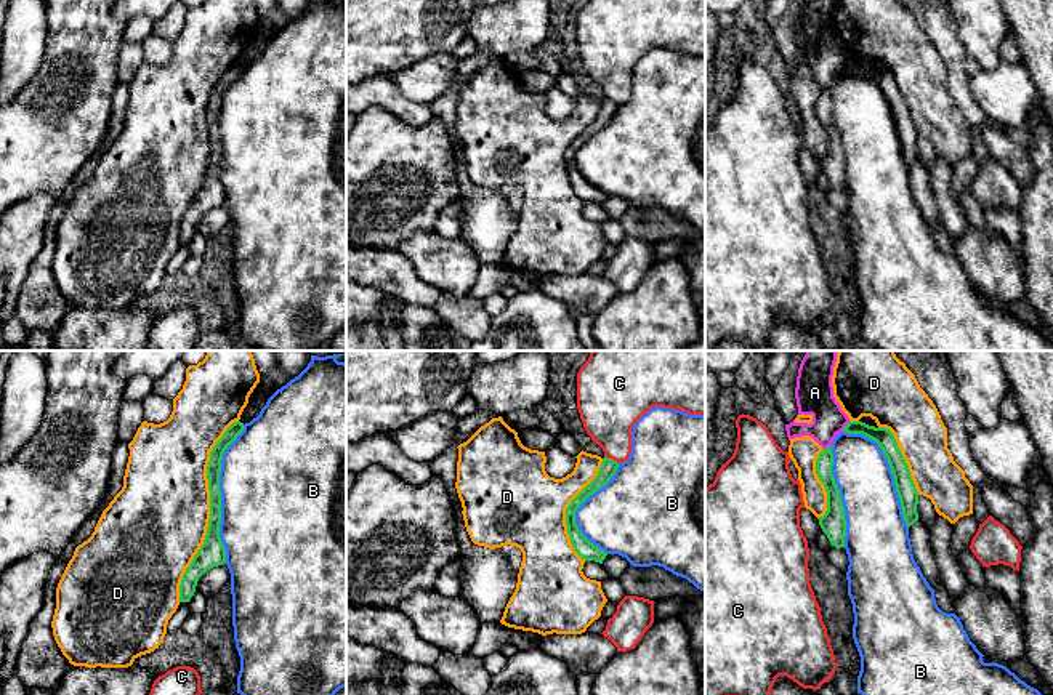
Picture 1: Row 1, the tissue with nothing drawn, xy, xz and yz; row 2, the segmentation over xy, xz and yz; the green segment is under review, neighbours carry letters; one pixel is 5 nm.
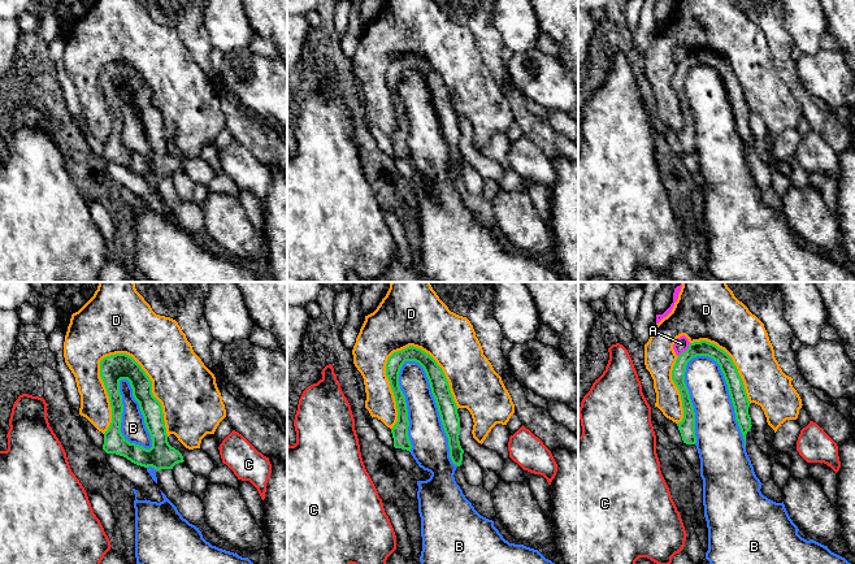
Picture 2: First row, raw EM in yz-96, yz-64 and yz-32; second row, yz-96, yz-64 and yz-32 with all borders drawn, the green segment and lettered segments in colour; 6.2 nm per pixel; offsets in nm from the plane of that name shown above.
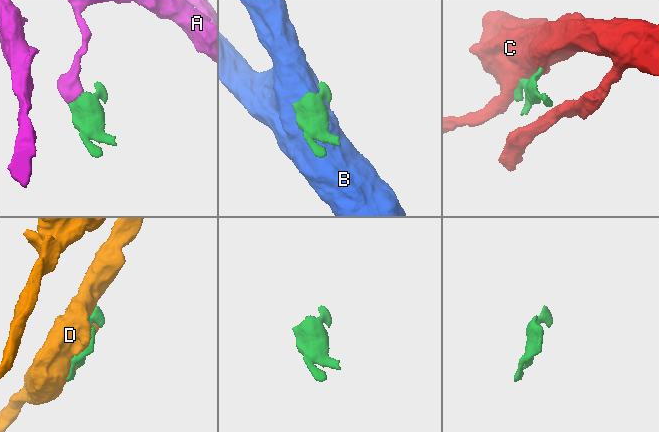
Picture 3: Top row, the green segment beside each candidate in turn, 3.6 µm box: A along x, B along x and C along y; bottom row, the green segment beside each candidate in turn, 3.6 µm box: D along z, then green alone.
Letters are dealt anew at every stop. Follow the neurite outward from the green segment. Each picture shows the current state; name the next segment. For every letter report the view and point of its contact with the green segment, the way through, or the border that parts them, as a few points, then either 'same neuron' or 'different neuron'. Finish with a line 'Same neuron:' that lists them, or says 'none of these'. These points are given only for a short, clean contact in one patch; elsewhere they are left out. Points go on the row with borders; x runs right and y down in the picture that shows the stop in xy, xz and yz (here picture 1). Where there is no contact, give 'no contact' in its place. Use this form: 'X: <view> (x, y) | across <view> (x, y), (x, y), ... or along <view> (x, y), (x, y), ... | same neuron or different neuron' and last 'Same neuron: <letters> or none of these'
A: yz (845, 426) | along yz (850, 421), (842, 429) | different neuron
B: xy (220, 494) | different neuron
C: xz (609, 458) | along xz (605, 455), (617, 463) | different neuron
D: xy (210, 510) | different neuron
Same neuron: none of these

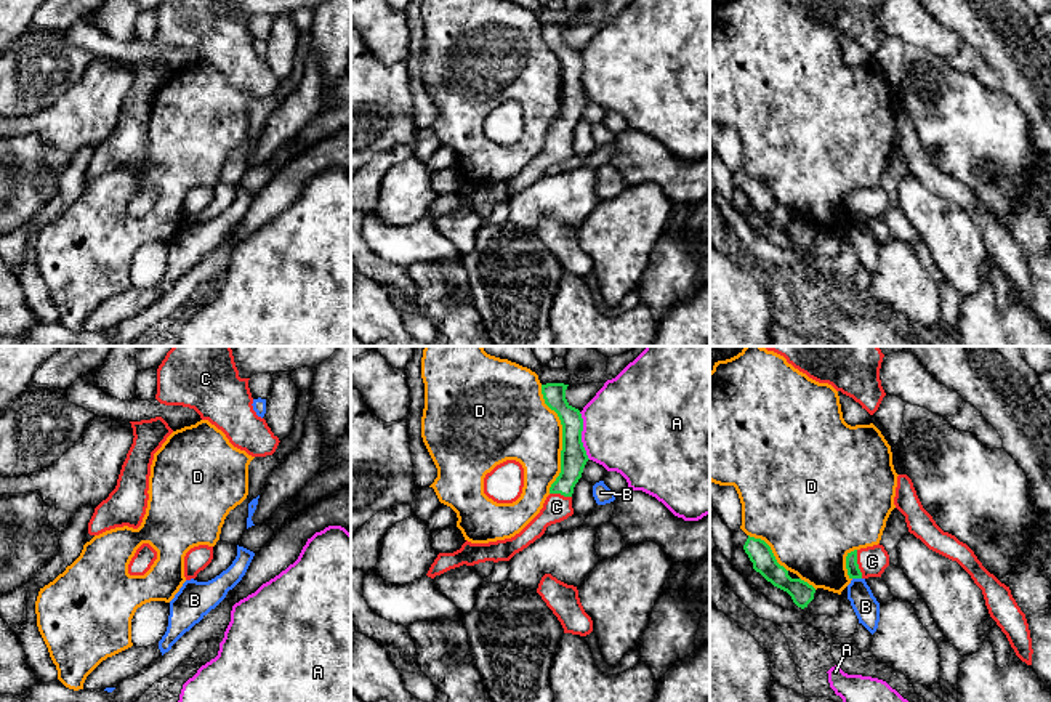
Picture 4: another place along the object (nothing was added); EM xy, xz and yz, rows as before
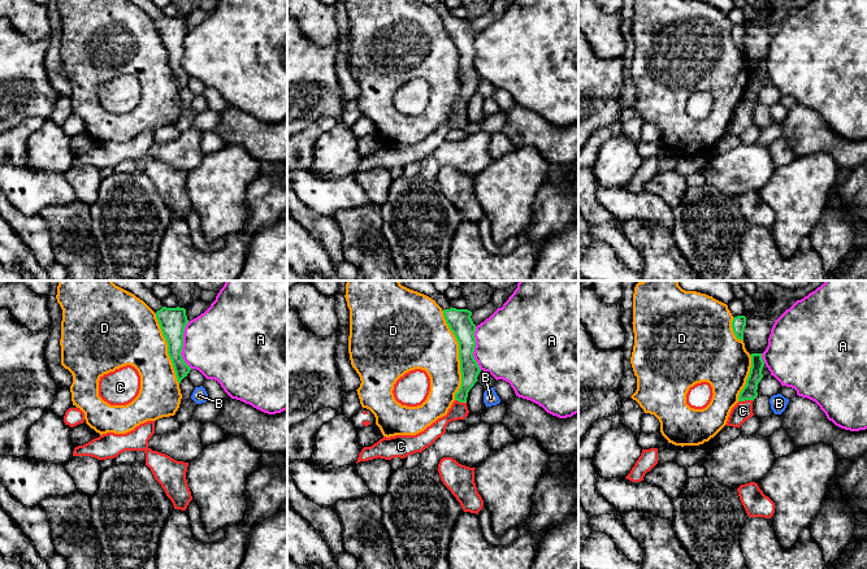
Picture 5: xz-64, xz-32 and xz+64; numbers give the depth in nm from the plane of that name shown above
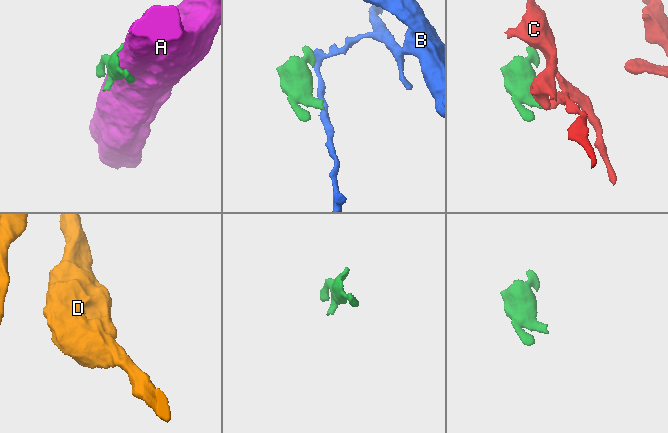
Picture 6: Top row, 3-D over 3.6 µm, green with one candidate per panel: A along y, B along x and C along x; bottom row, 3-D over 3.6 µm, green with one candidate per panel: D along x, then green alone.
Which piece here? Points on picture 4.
A: xz (580, 436) | different neuron
B: yz (857, 577) | different neuron
C: yz (857, 564) | across yz (851, 560), (857, 564), (872, 561) | same neuron
D: xz (563, 439) | different neuron
Same neuron: C

